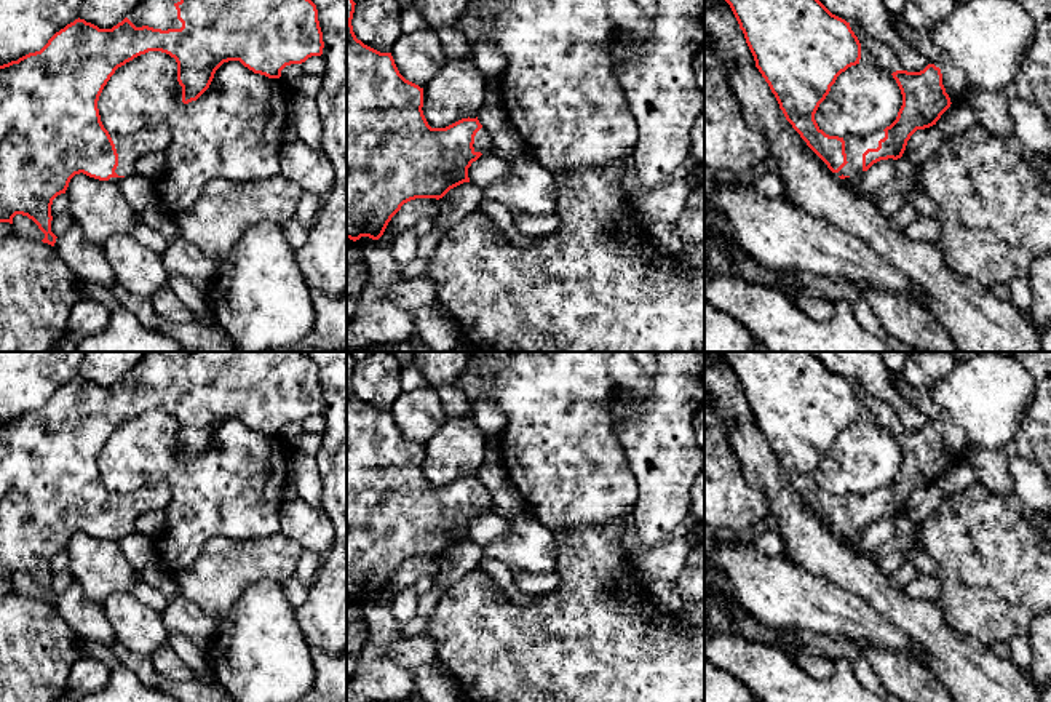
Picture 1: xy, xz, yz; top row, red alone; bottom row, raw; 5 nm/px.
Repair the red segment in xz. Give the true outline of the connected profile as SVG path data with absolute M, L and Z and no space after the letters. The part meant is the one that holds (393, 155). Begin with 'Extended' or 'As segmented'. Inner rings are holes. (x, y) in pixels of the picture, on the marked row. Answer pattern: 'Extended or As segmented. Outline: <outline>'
Extended. Outline: M347 0L347 238L356 241L361 237L369 237L372 240L379 240L391 217L401 209L401 206L415 198L442 198L450 189L470 182L468 168L473 162L476 162L481 155L495 152L495 146L492 142L490 133L479 123L476 118L462 118L446 128L431 128L423 115L423 88L406 80L391 56L391 53L380 53L361 40L356 38L351 26L355 2Z

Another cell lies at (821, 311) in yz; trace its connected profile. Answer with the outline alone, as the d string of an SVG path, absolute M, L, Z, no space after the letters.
M791 289L779 291L786 293L791 301L815 321L826 323L835 317L835 304L826 299L815 297L808 293L795 293Z

